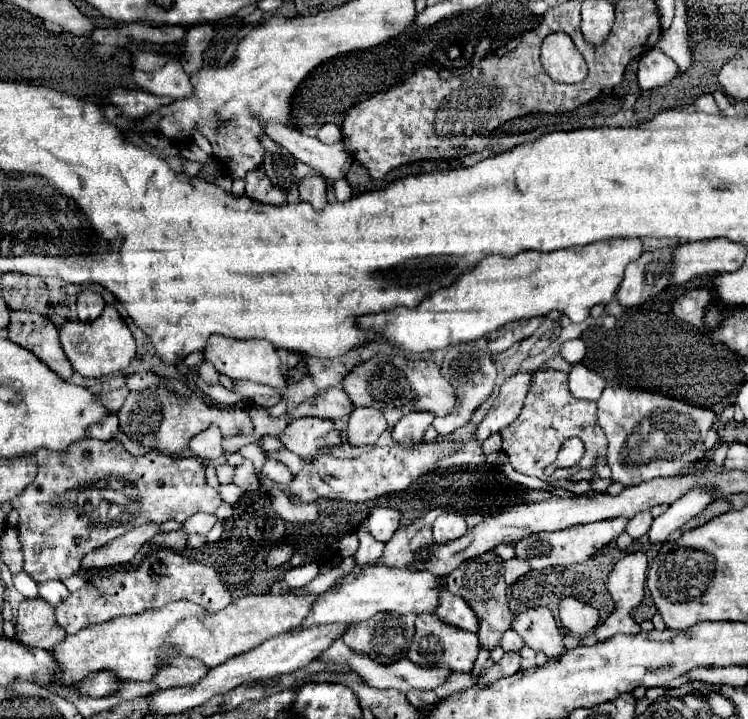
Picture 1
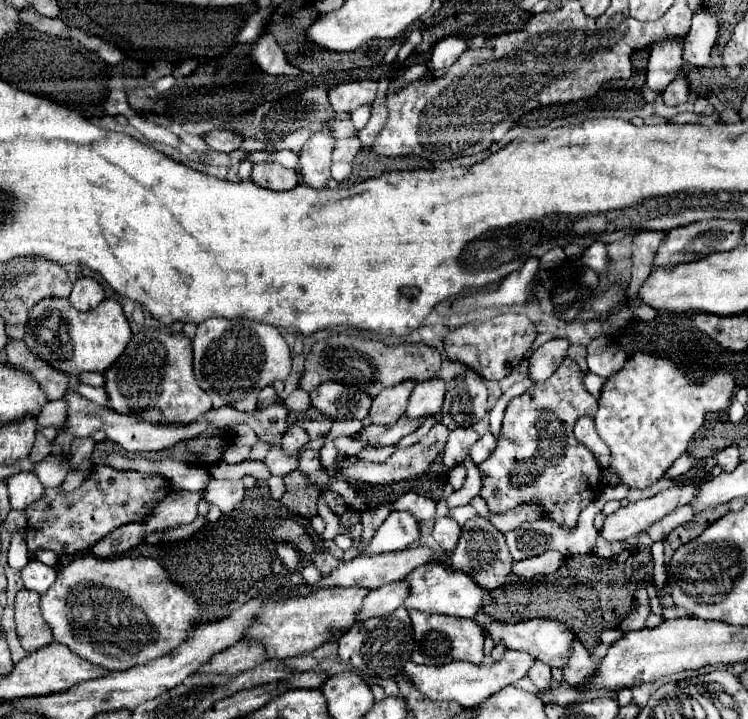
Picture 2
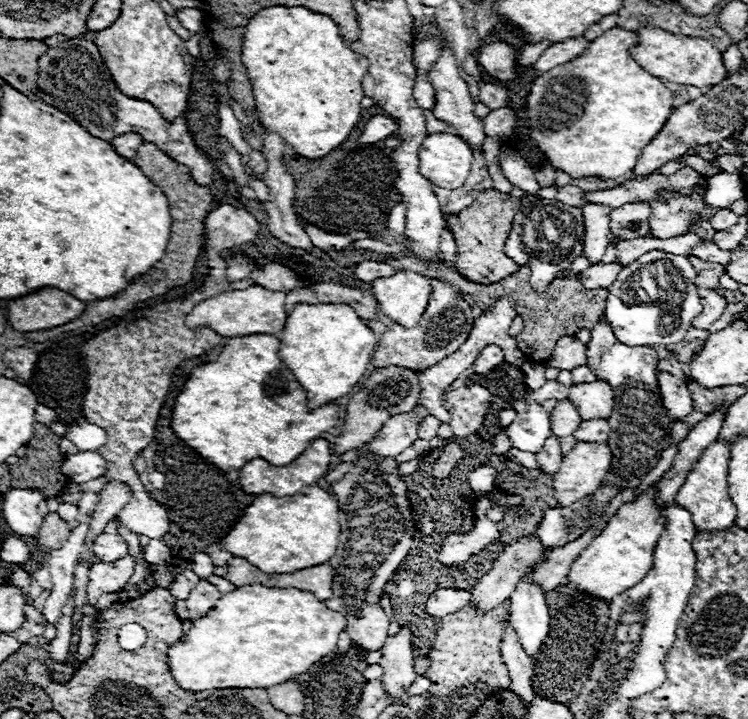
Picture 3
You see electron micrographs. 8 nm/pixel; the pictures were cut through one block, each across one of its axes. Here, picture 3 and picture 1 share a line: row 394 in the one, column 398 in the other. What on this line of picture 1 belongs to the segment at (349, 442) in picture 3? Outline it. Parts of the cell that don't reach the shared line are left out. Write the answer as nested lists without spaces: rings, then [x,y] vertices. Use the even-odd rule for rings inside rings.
[[[376,354],[356,364],[342,380],[344,390],[356,406],[372,406],[382,410],[388,428],[394,428],[400,416],[414,410],[430,410],[436,416],[446,416],[454,408],[454,390],[440,374],[434,360],[414,360],[404,354]]]

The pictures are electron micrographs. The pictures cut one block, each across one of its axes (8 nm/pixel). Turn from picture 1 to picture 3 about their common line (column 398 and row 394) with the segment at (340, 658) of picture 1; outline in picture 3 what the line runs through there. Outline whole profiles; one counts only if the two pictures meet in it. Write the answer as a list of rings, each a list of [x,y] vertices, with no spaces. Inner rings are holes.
[[[658,372],[658,388],[660,388],[666,414],[672,420],[680,420],[694,410],[694,402],[692,402],[686,382],[674,378],[668,372]]]

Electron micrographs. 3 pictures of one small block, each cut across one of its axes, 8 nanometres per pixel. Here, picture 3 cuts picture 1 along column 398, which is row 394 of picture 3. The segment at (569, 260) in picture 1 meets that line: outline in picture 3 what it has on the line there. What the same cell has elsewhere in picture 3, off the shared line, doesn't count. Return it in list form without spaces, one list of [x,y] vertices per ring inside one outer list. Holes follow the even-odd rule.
[[[300,304],[294,308],[280,334],[280,360],[290,368],[308,394],[308,408],[320,408],[348,396],[366,372],[376,348],[374,332],[362,324],[346,304]]]

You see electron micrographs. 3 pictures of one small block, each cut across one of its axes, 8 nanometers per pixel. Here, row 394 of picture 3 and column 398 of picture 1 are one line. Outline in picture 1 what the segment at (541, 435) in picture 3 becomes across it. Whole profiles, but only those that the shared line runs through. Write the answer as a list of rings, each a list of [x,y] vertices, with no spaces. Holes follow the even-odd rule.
[[[376,508],[366,524],[378,542],[388,542],[400,524],[400,514],[394,508]]]

